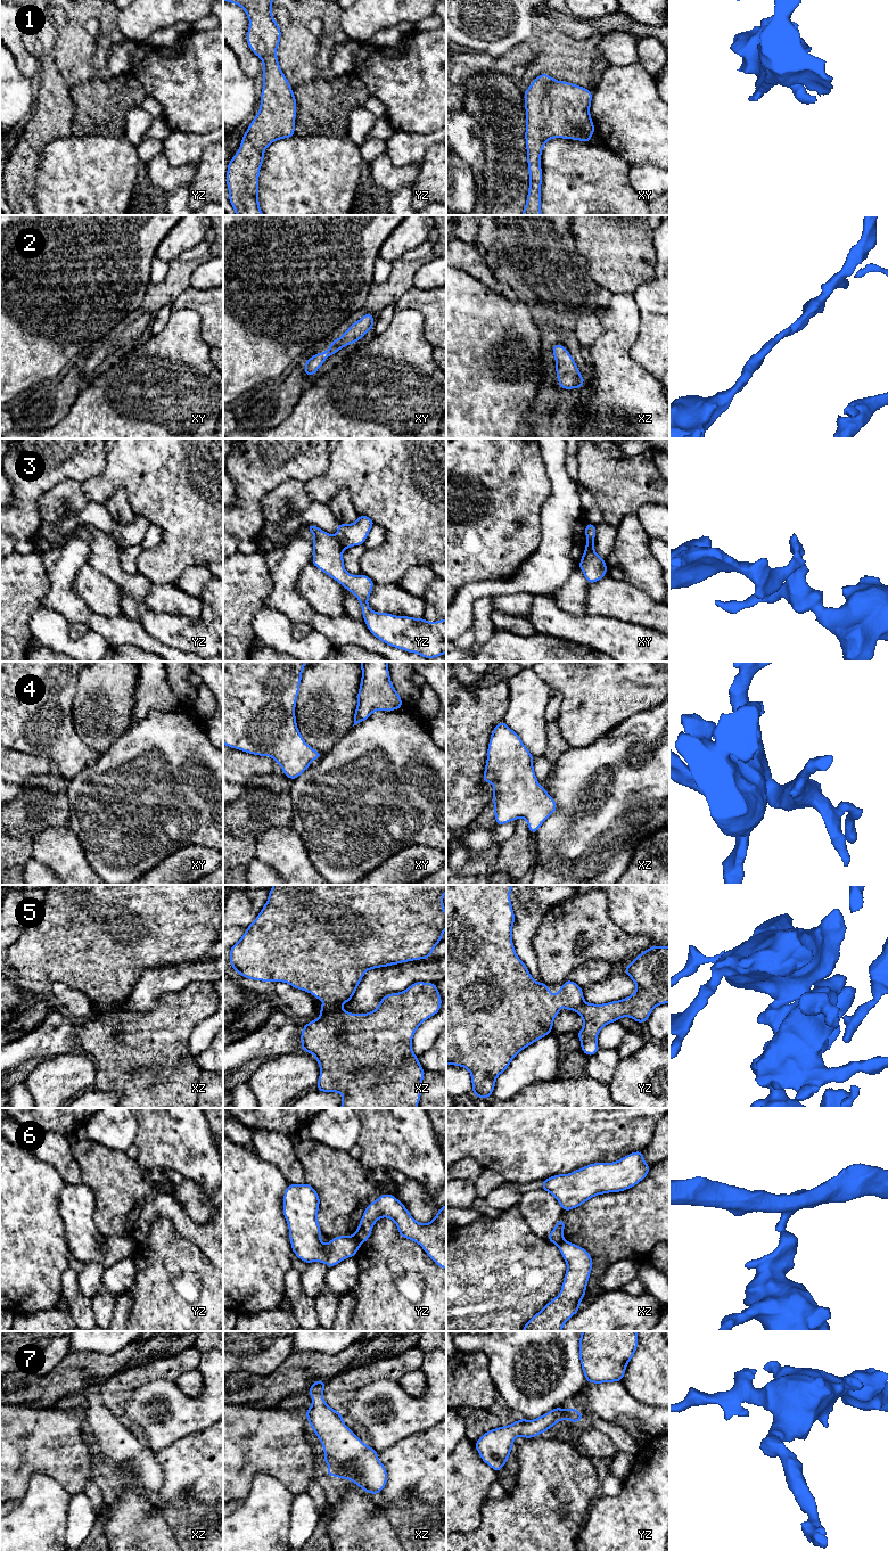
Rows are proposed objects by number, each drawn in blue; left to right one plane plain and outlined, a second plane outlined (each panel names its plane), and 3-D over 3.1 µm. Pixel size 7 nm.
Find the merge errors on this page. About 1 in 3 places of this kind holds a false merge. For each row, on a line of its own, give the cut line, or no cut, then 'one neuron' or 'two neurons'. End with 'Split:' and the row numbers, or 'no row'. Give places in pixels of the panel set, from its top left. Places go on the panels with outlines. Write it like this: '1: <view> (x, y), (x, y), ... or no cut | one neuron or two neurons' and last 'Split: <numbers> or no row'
1: no cut | one neuron
2: no cut | one neuron
3: yz (336, 535), (343, 549) | two neurons
4: no cut | one neuron
5: no cut | one neuron
6: yz (354, 1234), (361, 1244) | two neurons
7: no cut | one neuron
Split: 3, 6

